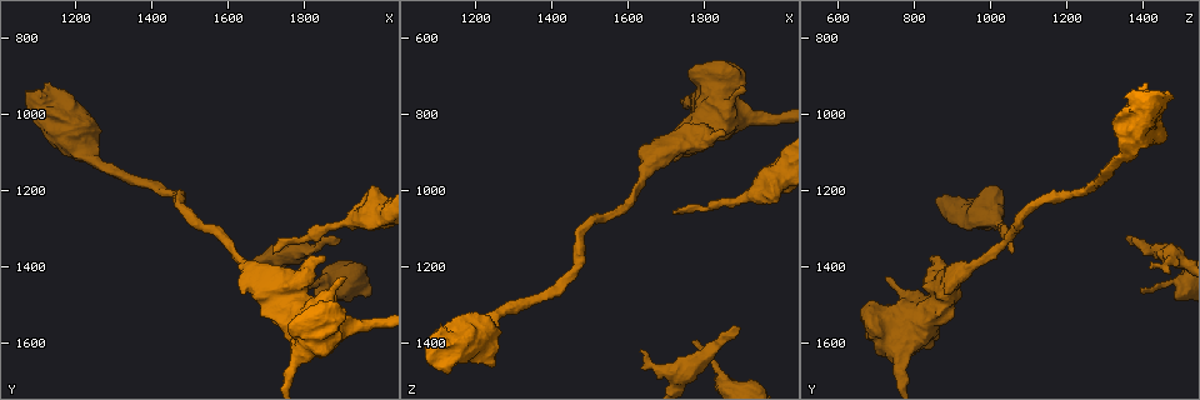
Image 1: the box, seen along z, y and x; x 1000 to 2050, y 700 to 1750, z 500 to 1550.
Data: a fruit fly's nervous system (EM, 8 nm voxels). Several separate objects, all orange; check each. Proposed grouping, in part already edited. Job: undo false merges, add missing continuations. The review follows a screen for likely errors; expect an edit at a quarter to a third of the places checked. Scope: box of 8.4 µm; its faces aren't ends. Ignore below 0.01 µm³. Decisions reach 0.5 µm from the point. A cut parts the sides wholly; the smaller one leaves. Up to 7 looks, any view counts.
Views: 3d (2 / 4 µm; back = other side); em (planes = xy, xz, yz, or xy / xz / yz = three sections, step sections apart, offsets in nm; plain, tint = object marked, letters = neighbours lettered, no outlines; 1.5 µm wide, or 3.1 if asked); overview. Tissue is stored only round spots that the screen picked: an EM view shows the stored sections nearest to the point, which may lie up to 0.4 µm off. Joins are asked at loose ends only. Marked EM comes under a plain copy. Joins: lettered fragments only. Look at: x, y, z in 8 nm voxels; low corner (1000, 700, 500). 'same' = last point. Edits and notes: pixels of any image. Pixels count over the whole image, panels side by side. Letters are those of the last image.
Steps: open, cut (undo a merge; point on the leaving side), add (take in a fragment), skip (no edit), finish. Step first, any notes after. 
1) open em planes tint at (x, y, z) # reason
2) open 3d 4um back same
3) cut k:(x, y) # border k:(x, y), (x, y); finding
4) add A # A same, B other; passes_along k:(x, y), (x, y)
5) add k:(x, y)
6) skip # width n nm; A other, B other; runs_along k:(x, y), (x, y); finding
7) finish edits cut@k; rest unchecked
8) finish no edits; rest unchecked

open 3d 2um at (1715, 1360, 1050) # tapers out

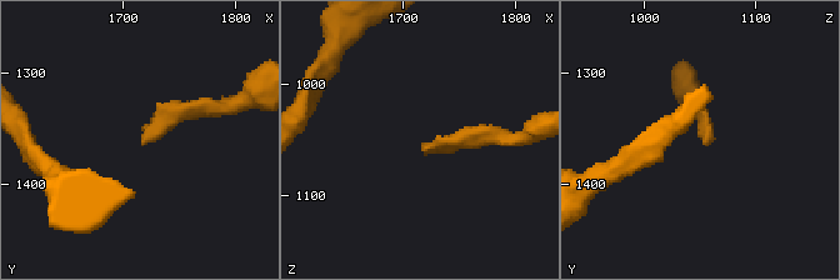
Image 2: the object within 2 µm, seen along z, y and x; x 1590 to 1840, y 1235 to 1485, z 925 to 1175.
open em xy step 8 tint at (1716, 1362, 1054) # need the tissue

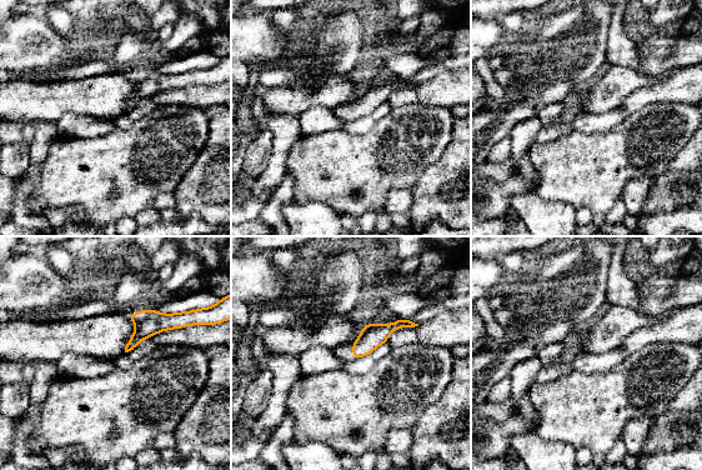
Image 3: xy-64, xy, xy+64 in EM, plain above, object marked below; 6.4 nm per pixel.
open em planes letters same

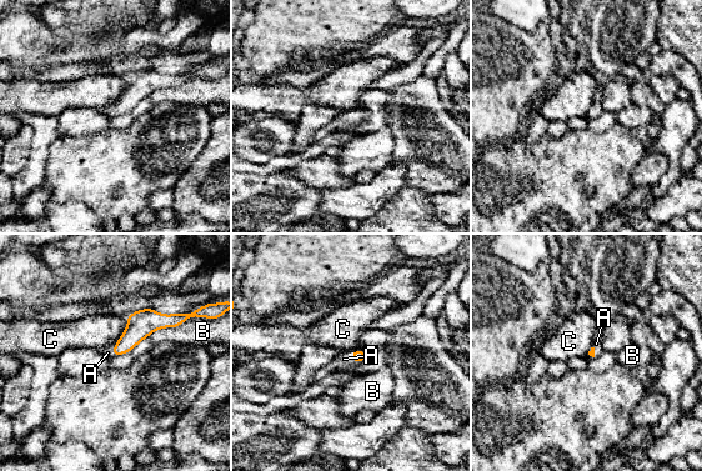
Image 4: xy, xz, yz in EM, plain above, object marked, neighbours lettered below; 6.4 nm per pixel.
add A # A same, B other, C other; passes_along 4:(357, 356), (351, 356), (344, 359); it goes on there

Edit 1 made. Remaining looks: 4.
open em planes letters at (1890, 1325, 1365) # tapers out

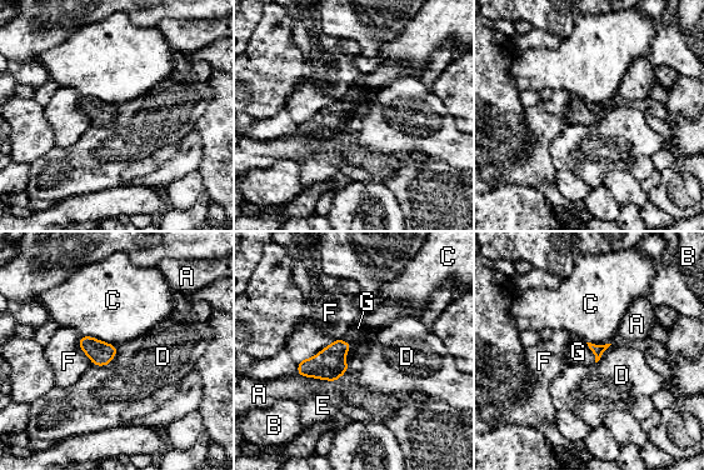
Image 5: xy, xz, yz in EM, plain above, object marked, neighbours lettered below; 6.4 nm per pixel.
add G # A other, B other, C other, D other, E other, F other, G same; passes_along 5:(598, 350), (593, 353), (578, 351); it goes on there

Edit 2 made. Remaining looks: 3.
open 3d 4um at (1860, 1380, 865) # thick end

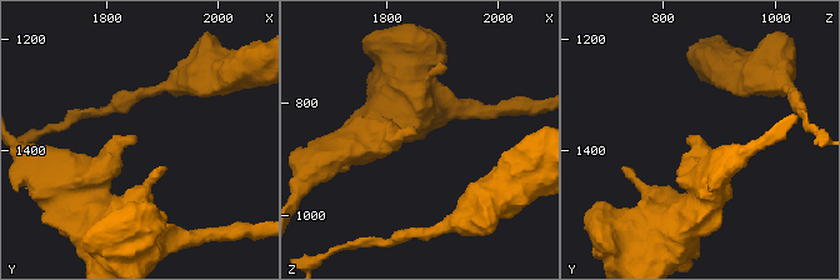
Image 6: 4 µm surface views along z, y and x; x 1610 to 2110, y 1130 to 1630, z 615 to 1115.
open em yz step 4 tint at (1860, 1375, 860)

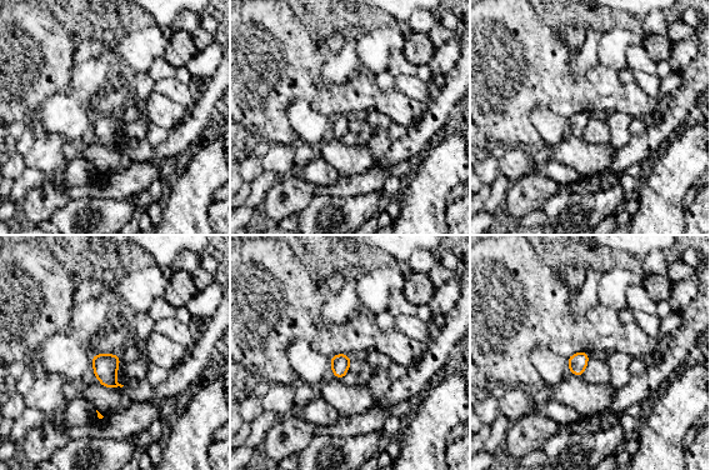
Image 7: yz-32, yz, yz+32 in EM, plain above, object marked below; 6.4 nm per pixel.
open em planes letters same # another direction

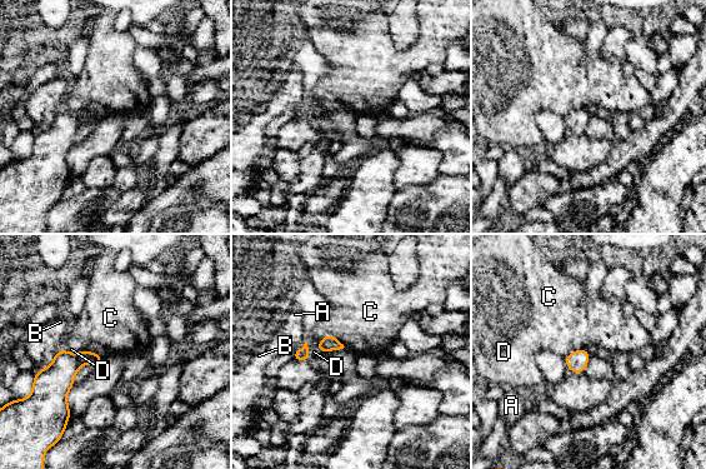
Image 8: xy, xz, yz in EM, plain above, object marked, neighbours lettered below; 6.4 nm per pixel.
skip # A other, B other, C other, D other; none of them fits

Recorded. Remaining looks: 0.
finish edits add@4, add@5; rest unchecked

